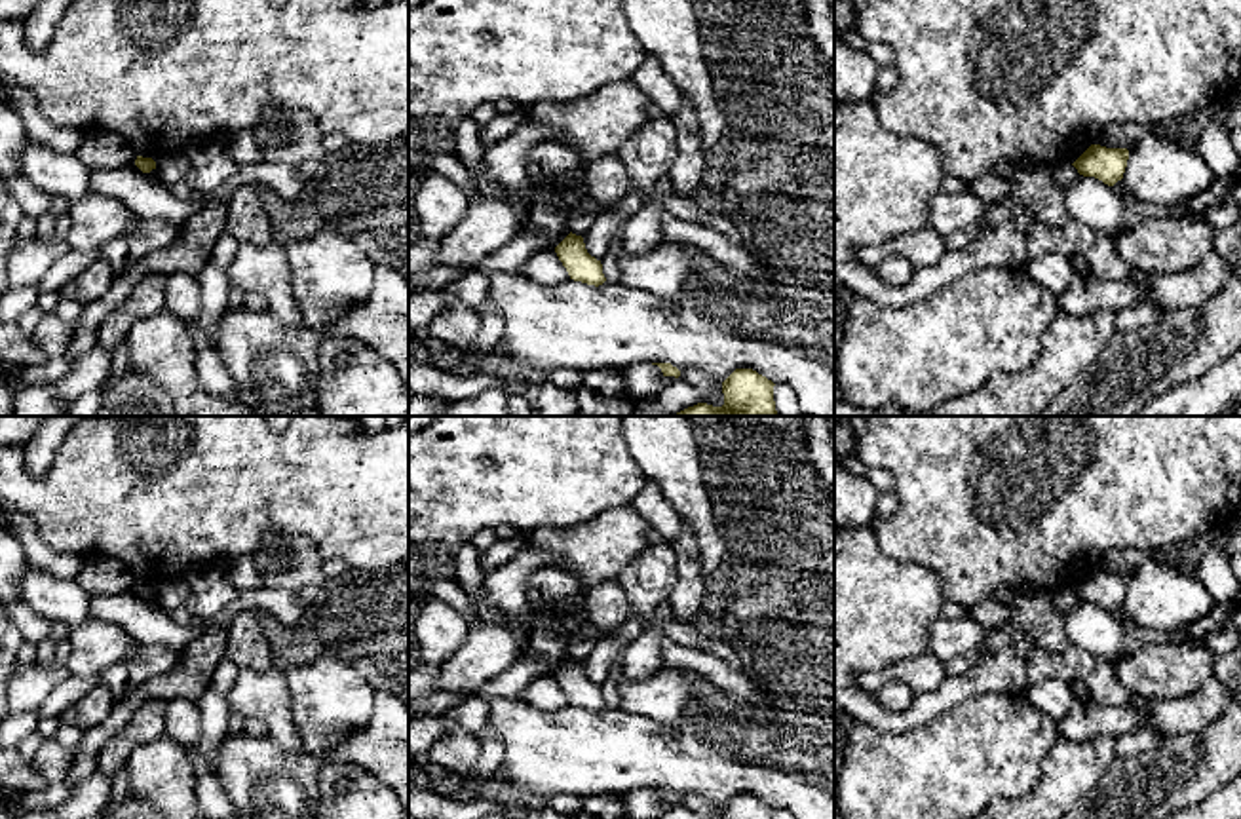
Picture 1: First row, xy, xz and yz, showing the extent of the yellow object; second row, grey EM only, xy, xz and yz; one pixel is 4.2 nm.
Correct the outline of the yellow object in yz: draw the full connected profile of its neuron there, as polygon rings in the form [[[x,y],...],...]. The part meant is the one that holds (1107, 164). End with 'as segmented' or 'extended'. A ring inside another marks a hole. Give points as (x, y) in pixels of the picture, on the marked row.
[[[1091,144],[1072,165],[1083,177],[1095,177],[1108,186],[1123,179],[1129,160],[1127,148]]]; as segmented

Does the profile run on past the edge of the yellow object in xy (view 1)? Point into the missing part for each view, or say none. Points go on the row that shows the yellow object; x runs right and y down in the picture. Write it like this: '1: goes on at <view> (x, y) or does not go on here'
1: does not go on here

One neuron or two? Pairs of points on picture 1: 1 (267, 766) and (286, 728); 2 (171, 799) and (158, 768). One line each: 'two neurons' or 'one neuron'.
1: two neurons
2: one neuron

